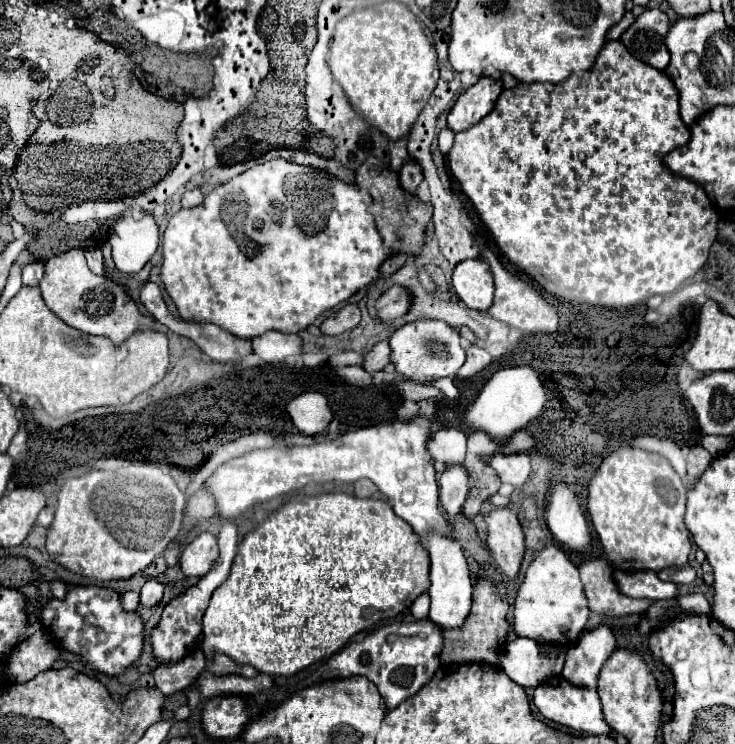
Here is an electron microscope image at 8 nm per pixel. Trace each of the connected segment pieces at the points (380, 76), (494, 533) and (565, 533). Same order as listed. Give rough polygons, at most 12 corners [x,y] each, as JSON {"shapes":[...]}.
{"shapes":[[[398,2],[336,24],[328,66],[362,118],[408,136],[438,82]],[[516,512],[484,516],[494,562],[514,578],[526,550]],[[558,482],[544,516],[568,548],[586,550],[592,536],[574,490]]]}

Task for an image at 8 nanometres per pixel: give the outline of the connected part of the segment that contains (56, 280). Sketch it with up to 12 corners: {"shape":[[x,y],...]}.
{"shape":[[72,248],[44,262],[46,306],[122,344],[142,316],[124,288]]}

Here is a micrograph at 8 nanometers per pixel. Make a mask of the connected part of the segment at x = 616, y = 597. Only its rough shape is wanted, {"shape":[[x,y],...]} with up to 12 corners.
{"shape":[[604,558],[578,571],[592,612],[646,612],[654,600],[624,596]]}

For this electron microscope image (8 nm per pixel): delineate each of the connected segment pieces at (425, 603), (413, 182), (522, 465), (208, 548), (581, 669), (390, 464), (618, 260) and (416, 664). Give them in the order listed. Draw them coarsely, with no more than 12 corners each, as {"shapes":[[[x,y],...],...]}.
{"shapes":[[[428,592],[414,600],[414,618],[426,618],[430,608]],[[412,160],[400,168],[402,190],[414,196],[422,182],[420,166]],[[496,454],[490,466],[504,484],[522,488],[530,474],[528,454]],[[198,534],[182,552],[186,576],[202,578],[218,558],[218,540]],[[610,626],[584,630],[568,648],[562,676],[596,688],[598,674],[616,650]],[[430,420],[252,450],[206,478],[218,516],[370,478],[420,540],[456,540]],[[620,40],[518,84],[448,166],[510,262],[626,308],[718,214],[680,96]],[[432,620],[394,622],[328,660],[368,676],[392,710],[440,668]]]}

